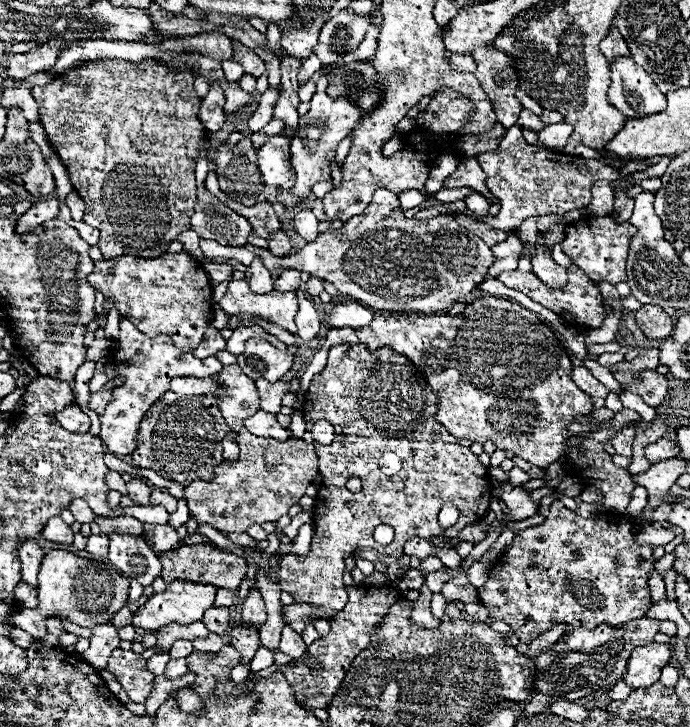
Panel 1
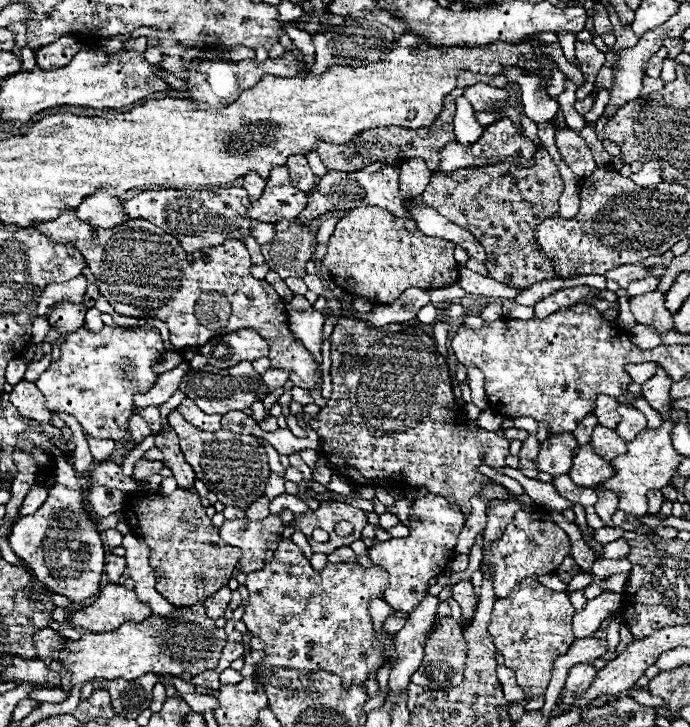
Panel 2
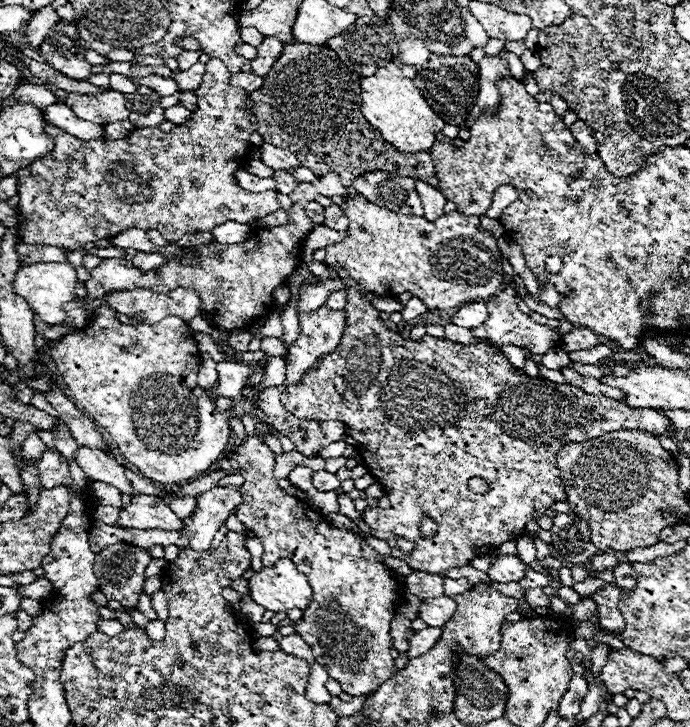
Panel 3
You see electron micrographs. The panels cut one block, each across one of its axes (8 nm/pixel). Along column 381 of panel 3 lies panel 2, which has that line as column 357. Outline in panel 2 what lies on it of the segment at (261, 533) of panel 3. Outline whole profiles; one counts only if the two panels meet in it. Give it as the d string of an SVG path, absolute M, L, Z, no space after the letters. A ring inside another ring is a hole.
M280 540L274 558L260 570L250 572L246 576L246 586L250 592L250 602L244 608L242 620L246 622L252 636L264 640L266 658L262 658L256 668L254 676L272 682L274 686L282 686L278 678L274 678L274 670L278 668L294 668L298 670L298 678L302 686L312 686L314 680L310 678L312 672L326 670L342 678L342 690L348 690L352 684L364 684L370 674L376 674L386 662L390 668L396 662L396 648L394 648L394 634L386 630L376 632L368 614L368 606L372 598L382 598L388 586L388 572L382 566L364 568L358 562L326 562L322 572L316 572L308 558L300 552L300 548L292 540Z

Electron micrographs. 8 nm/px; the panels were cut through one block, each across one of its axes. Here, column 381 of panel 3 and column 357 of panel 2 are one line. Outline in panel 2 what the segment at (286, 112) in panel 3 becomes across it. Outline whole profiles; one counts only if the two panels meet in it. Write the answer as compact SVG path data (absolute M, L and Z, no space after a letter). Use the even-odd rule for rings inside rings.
M444 98L444 110L436 118L434 124L426 128L396 128L396 126L382 126L374 130L362 130L354 140L346 144L330 144L324 140L318 140L314 144L314 150L320 154L322 162L328 170L353 172L362 170L362 166L370 166L370 162L384 162L384 164L402 164L406 158L424 158L424 162L430 166L430 170L438 170L438 150L446 146L448 142L456 142L452 118L454 118L454 98Z

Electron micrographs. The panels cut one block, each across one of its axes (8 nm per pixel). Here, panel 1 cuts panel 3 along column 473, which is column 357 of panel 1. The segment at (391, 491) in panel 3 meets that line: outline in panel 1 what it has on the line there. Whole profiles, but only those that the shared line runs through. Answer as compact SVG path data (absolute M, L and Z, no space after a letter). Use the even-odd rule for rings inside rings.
M338 344L332 346L328 352L326 368L312 378L312 384L304 396L302 414L306 420L306 434L304 440L312 442L310 430L314 422L320 418L328 420L334 430L336 438L332 444L322 446L314 444L322 474L322 484L318 488L318 496L314 500L314 536L310 554L296 556L286 554L280 560L278 576L280 576L280 590L290 592L296 602L314 602L322 606L322 618L330 620L330 614L340 612L348 602L348 592L342 582L344 574L344 560L346 558L364 558L374 562L378 572L386 572L384 560L388 556L402 558L402 546L406 540L420 536L432 540L436 536L446 538L460 538L462 528L470 524L478 524L490 510L492 500L492 480L488 476L488 466L478 462L478 456L458 444L458 440L448 434L448 430L436 422L436 412L440 408L438 396L428 388L428 382L418 372L418 368L402 354L394 352L388 346L368 350L362 344ZM350 478L362 480L360 492L350 492L346 482ZM444 502L454 502L460 510L460 518L454 526L442 528L438 524L438 512ZM378 524L388 524L394 528L396 538L394 542L382 546L374 542L372 532Z

